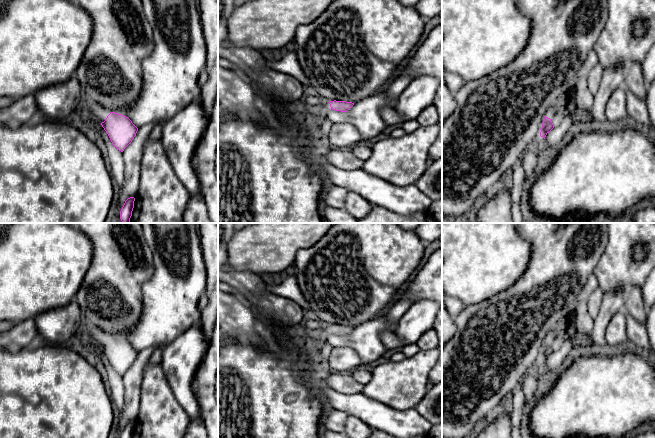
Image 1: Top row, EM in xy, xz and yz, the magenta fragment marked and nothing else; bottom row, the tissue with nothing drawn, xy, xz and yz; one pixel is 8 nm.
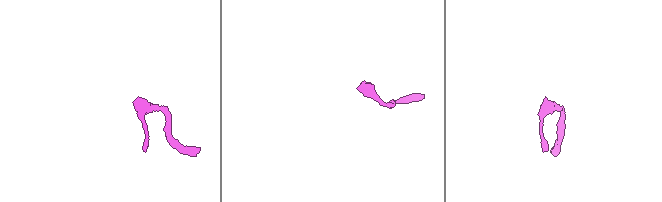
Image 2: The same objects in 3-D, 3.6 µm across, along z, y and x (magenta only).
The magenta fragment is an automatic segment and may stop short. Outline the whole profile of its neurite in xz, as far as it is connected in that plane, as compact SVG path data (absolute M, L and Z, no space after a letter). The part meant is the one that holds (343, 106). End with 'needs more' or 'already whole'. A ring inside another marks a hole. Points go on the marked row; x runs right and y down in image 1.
M318 101L313 110L313 123L315 127L319 126L326 119L328 119L328 112L333 109L336 111L347 112L354 103L346 101Z; needs more

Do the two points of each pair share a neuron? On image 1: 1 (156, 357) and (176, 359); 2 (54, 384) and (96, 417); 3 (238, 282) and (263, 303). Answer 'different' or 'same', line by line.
1: different
2: same
3: same

